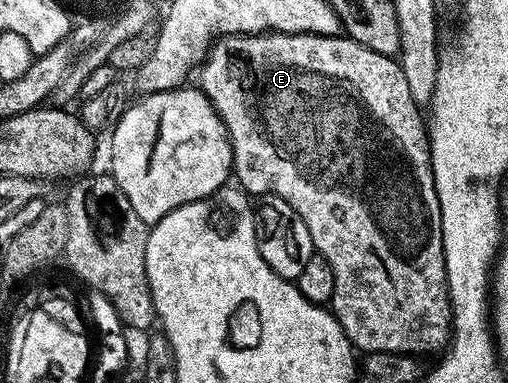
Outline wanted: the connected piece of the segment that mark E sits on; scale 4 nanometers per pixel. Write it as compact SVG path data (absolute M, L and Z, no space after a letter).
M257 31L257 32L255 32L255 33L241 33L241 34L238 34L238 35L226 35L226 36L223 36L223 37L220 37L220 38L217 38L217 39L216 39L216 40L215 40L215 42L213 42L213 43L212 43L212 44L211 44L211 47L210 47L210 50L209 50L209 51L208 51L208 53L207 53L207 55L206 55L206 58L205 58L205 59L204 59L204 60L203 60L203 62L201 62L201 63L200 63L200 64L199 64L199 67L198 67L198 72L199 72L199 71L200 71L200 83L199 83L199 82L198 82L198 87L199 87L199 90L201 90L201 91L203 91L203 92L204 92L204 95L205 95L205 97L207 97L207 99L209 99L209 100L210 100L210 101L211 101L211 102L212 102L212 108L213 108L213 109L215 109L215 110L216 110L216 112L218 112L218 114L220 114L220 119L221 119L221 121L223 121L223 123L224 123L224 128L225 128L225 129L226 129L226 130L228 130L228 140L230 140L230 141L231 141L231 143L232 143L232 169L233 169L233 172L234 172L234 179L237 179L237 181L236 181L236 180L235 180L235 182L236 182L236 183L237 183L237 184L239 184L239 186L240 186L240 187L241 187L241 188L243 188L243 190L244 190L244 191L245 191L245 192L247 192L247 194L248 194L248 195L249 195L249 196L252 196L252 197L259 197L259 196L261 196L261 195L277 195L277 196L278 196L278 197L282 197L282 201L286 201L286 205L290 205L290 209L294 209L294 210L295 210L295 211L296 211L296 212L297 212L297 213L298 213L298 217L302 217L302 221L306 221L306 229L310 229L310 237L311 237L311 238L312 238L312 246L313 246L313 248L314 248L314 251L315 251L315 254L318 254L318 255L321 255L321 256L322 256L322 257L326 257L326 261L330 261L330 269L334 269L334 293L333 293L333 294L332 294L332 302L331 302L331 304L330 304L330 310L331 310L331 312L332 312L332 314L333 314L333 315L335 315L335 317L336 317L336 320L337 320L337 321L339 321L339 322L340 322L340 328L342 328L342 330L344 330L344 332L345 332L345 333L346 333L346 337L347 337L347 338L348 338L348 340L350 340L350 341L351 341L351 343L352 343L352 345L353 345L353 348L356 348L356 349L361 349L361 348L360 348L360 347L364 347L364 348L363 348L363 349L379 349L379 350L381 350L381 351L401 351L401 352L402 352L402 353L403 353L403 354L404 354L404 355L414 355L414 356L417 356L417 357L425 357L425 356L424 356L424 355L428 355L428 354L430 354L430 353L431 353L431 351L440 351L440 350L441 350L441 351L440 351L440 352L443 352L443 351L444 351L444 350L445 350L445 348L447 348L447 347L448 347L448 346L449 346L449 343L450 343L450 340L451 340L451 338L452 338L452 306L451 306L451 305L450 305L450 301L449 301L449 300L448 300L448 282L447 282L447 281L446 281L446 269L445 269L445 268L444 268L444 254L443 254L443 253L442 253L442 243L441 243L441 241L440 241L440 237L439 237L439 234L437 234L437 232L436 232L436 231L435 231L435 230L434 230L434 223L433 223L433 220L432 220L432 223L431 223L431 221L430 221L430 220L428 220L428 211L427 211L427 209L426 209L426 208L424 208L424 199L423 199L423 197L422 197L422 196L420 196L420 195L419 195L419 193L418 193L418 192L416 192L416 183L415 183L415 181L414 181L414 180L412 180L412 167L411 167L411 165L410 165L410 164L408 164L408 158L410 158L410 157L411 157L411 155L412 155L412 154L414 154L414 153L415 153L415 151L416 151L416 150L418 150L418 149L419 149L419 147L420 147L420 150L421 150L421 147L422 147L422 140L423 140L423 139L424 139L424 138L425 138L425 135L426 135L426 131L425 131L425 128L424 128L424 127L423 127L423 126L422 126L422 119L421 119L421 123L420 123L420 115L419 115L419 113L418 113L418 112L416 112L416 111L419 111L419 110L418 110L418 105L417 105L417 103L415 103L415 102L414 102L414 100L413 100L413 99L412 99L412 94L411 94L411 93L410 93L410 91L409 91L409 89L408 89L408 86L407 86L407 85L406 85L406 79L405 79L405 77L404 77L404 74L403 74L403 73L402 73L402 69L401 69L401 68L400 68L400 64L399 64L399 62L397 62L397 60L396 60L396 59L395 59L395 58L393 58L393 56L390 56L390 55L383 55L383 54L382 54L382 53L374 53L374 49L366 49L366 45L358 45L358 41L354 41L354 40L353 40L353 39L349 39L349 38L347 38L347 37L341 37L341 36L340 36L340 35L311 35L311 34L310 34L310 33L298 33L298 34L297 34L297 35L295 35L295 34L294 34L294 33L288 33L288 32L286 32L286 31Z

